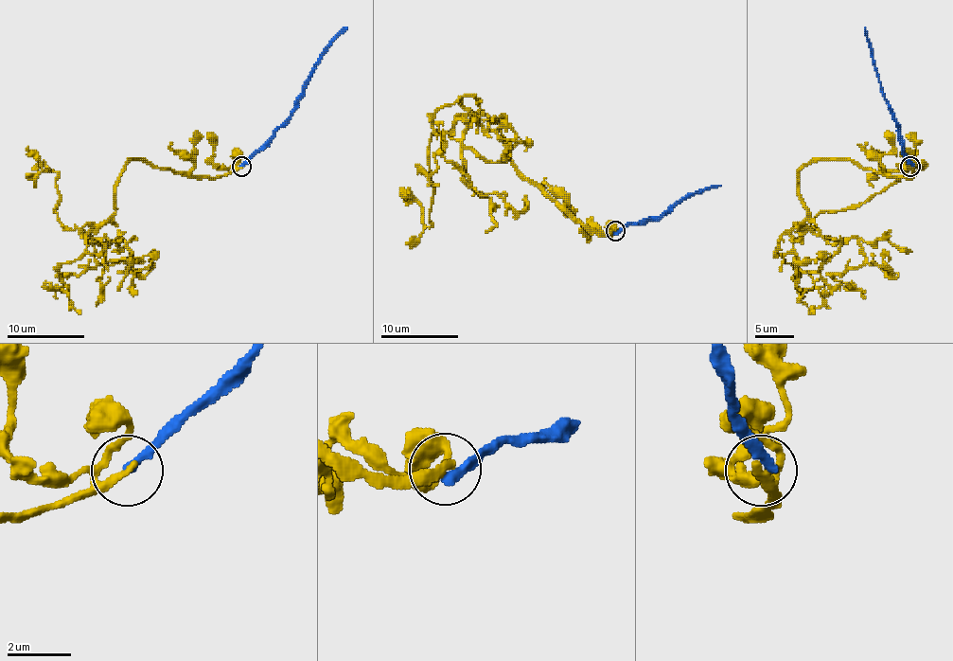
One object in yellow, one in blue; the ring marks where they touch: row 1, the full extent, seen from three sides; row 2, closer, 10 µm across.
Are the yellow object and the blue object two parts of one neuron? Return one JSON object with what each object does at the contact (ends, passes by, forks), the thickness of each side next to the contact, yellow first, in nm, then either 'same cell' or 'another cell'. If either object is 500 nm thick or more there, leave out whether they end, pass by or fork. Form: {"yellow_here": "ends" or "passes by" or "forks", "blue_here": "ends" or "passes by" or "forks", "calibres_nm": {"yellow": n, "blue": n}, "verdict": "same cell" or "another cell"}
{"yellow_here": "ends", "blue_here": "ends", "calibres_nm": {"yellow": 300, "blue": 280}, "verdict": "another cell"}

